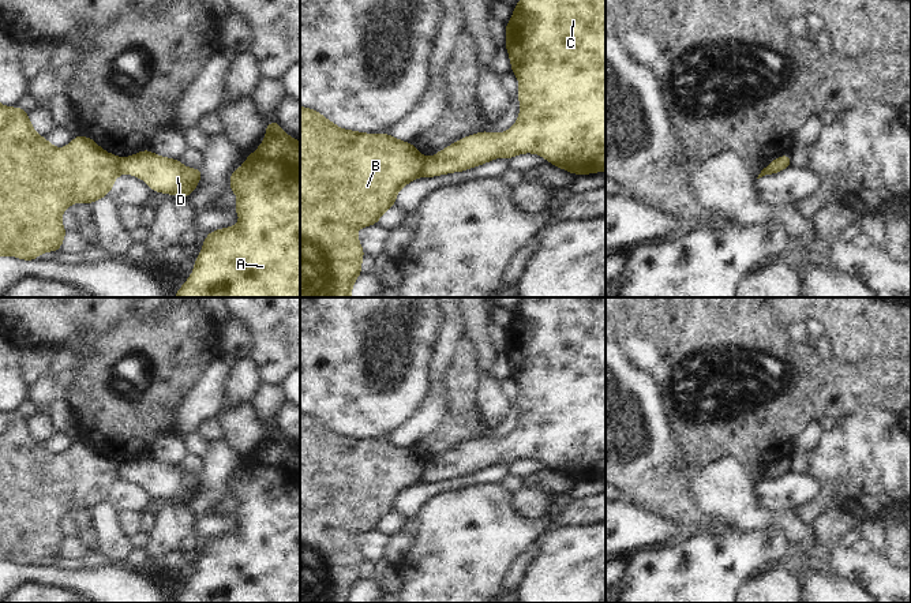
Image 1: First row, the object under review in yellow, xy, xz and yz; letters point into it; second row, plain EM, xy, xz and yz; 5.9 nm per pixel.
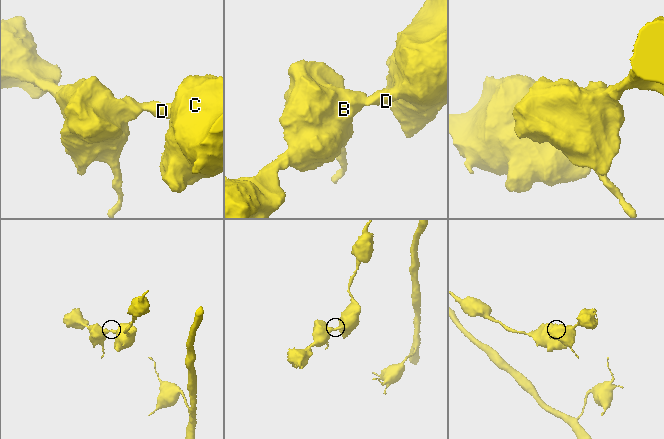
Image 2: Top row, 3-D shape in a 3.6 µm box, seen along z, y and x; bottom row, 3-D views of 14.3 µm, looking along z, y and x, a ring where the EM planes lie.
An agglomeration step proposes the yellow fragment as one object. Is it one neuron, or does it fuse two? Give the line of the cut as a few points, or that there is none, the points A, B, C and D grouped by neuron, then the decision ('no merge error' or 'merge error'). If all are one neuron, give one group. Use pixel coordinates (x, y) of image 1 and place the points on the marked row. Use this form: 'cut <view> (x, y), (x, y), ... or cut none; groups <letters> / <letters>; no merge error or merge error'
cut xz (427, 158), (423, 173); groups A C D / B; merge error

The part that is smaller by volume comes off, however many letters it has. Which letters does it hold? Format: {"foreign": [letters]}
{"foreign": ["B"]}

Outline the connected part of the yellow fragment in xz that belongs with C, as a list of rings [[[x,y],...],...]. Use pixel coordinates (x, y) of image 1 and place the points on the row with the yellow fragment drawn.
[[[520,0],[506,25],[506,49],[511,71],[520,80],[520,117],[502,134],[481,131],[464,136],[427,158],[425,177],[462,172],[498,157],[511,160],[521,153],[536,153],[574,175],[606,171],[606,0]]]

